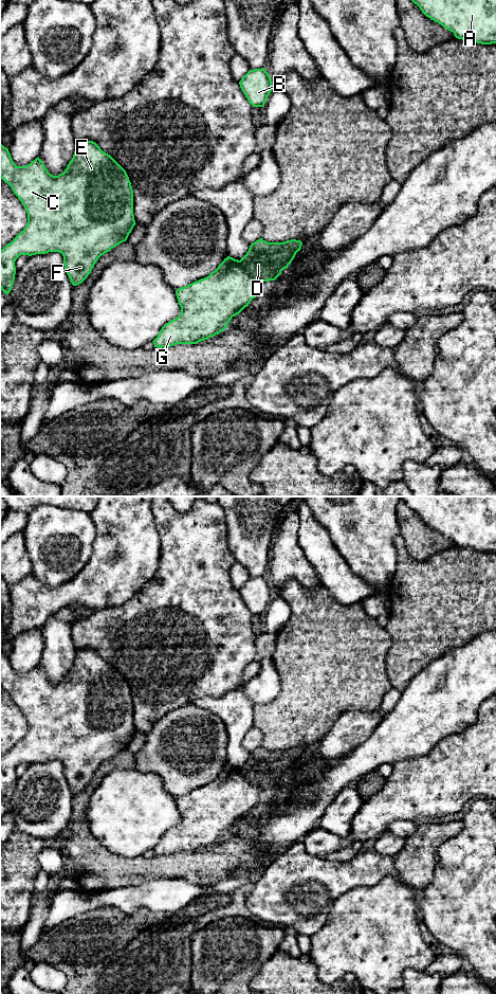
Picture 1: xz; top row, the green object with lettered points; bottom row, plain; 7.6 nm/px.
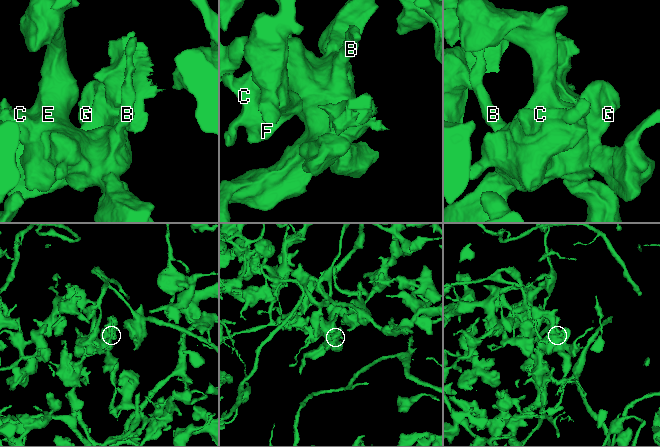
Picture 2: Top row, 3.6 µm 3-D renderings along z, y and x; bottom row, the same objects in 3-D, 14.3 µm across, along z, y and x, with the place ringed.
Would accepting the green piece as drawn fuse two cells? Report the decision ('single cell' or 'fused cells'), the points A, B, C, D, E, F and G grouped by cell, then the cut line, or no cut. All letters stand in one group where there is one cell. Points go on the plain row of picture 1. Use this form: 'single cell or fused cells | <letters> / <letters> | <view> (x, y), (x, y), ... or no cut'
fused cells | A B C E F G / D | xz (238, 769), (259, 790)

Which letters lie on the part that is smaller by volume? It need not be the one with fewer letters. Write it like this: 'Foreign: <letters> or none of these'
Foreign: D

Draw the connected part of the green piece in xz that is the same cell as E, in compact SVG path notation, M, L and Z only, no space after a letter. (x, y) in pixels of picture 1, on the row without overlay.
M77 649L72 668L58 684L51 683L39 665L25 674L17 674L8 656L0 651L0 686L12 695L27 721L25 736L0 759L0 797L7 803L15 789L15 770L20 763L61 761L70 790L77 794L88 785L102 763L127 748L136 733L133 698L126 679L93 649Z

